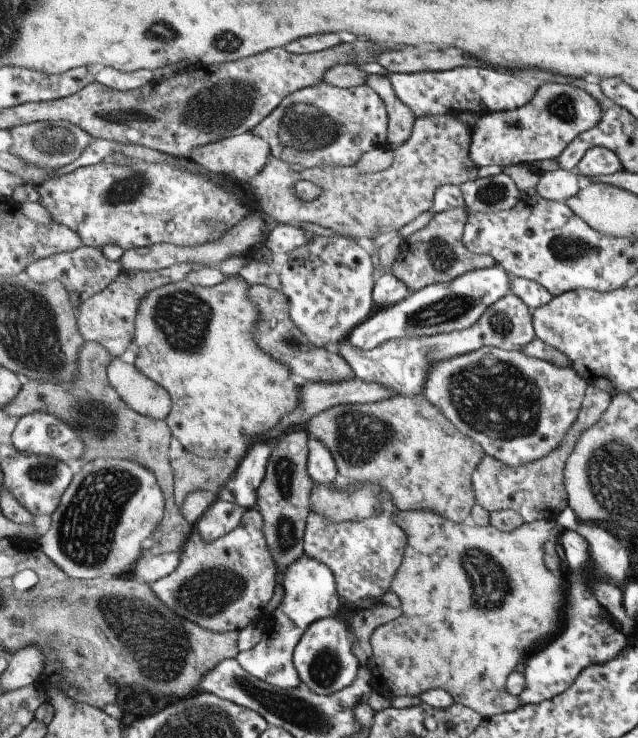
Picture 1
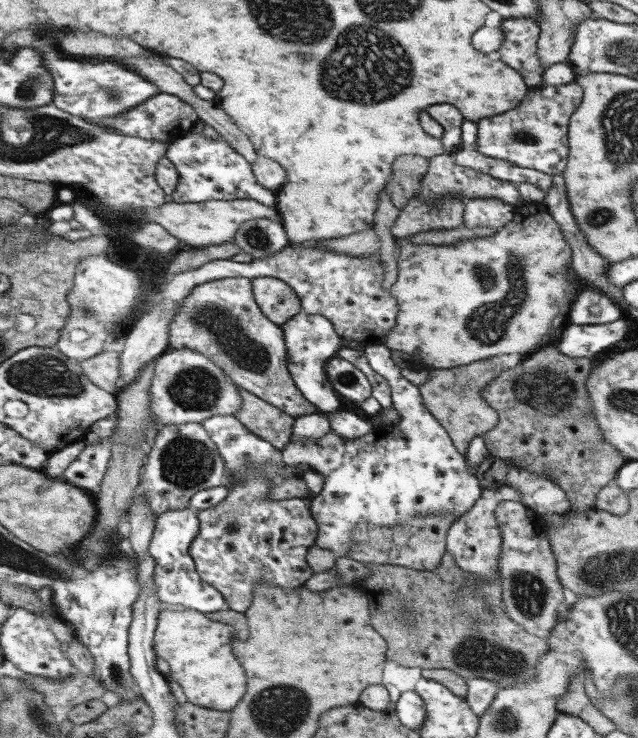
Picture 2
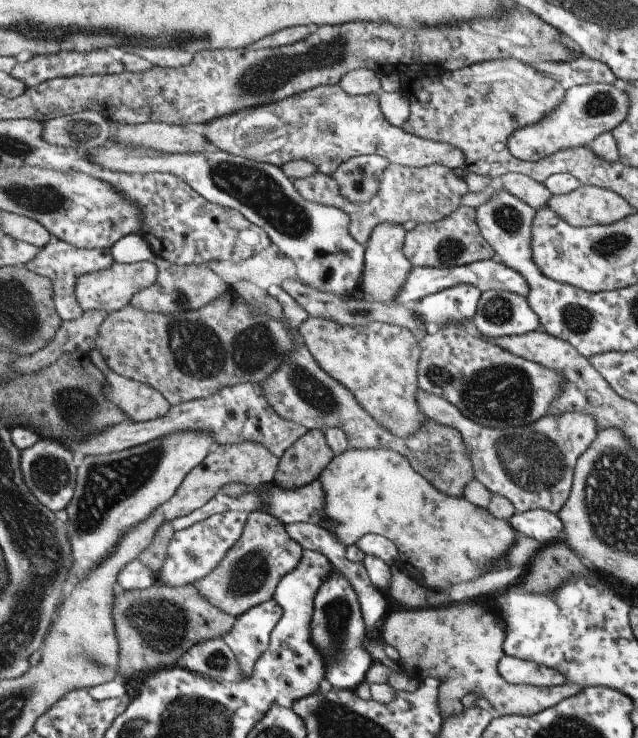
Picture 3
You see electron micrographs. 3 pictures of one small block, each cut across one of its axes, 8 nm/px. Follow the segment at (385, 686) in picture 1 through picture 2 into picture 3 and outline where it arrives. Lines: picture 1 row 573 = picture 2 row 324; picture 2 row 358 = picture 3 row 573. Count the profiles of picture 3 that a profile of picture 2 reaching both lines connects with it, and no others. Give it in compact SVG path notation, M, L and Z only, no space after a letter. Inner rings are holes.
M379 447L379 448L361 448L358 449L347 449L345 452L338 454L329 463L327 469L321 473L320 478L324 484L326 490L326 513L328 514L328 519L330 524L327 526L333 532L338 534L338 537L346 544L346 546L358 543L362 536L367 533L375 533L392 540L399 549L400 558L399 565L410 572L411 576L415 578L422 578L425 582L425 586L430 589L435 589L438 591L446 591L447 588L451 588L453 584L459 584L459 582L469 582L469 580L475 580L479 576L485 574L486 572L492 570L498 570L496 562L500 561L503 557L506 557L509 547L517 540L518 534L513 528L512 524L507 521L502 521L496 516L491 514L491 511L487 508L481 508L475 506L469 499L465 497L457 498L451 495L445 494L440 491L429 479L423 476L413 465L412 462L399 451L395 449L390 449L389 447Z

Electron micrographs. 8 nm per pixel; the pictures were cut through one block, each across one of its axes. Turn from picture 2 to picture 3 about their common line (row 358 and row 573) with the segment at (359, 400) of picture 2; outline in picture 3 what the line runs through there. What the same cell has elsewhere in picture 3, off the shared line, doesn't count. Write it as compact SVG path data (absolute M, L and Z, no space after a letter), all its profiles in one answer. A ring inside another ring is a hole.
M335 569L321 585L316 596L316 614L312 622L314 643L326 654L328 664L327 687L355 690L366 681L368 669L375 662L364 645L367 623L353 583L339 569Z

